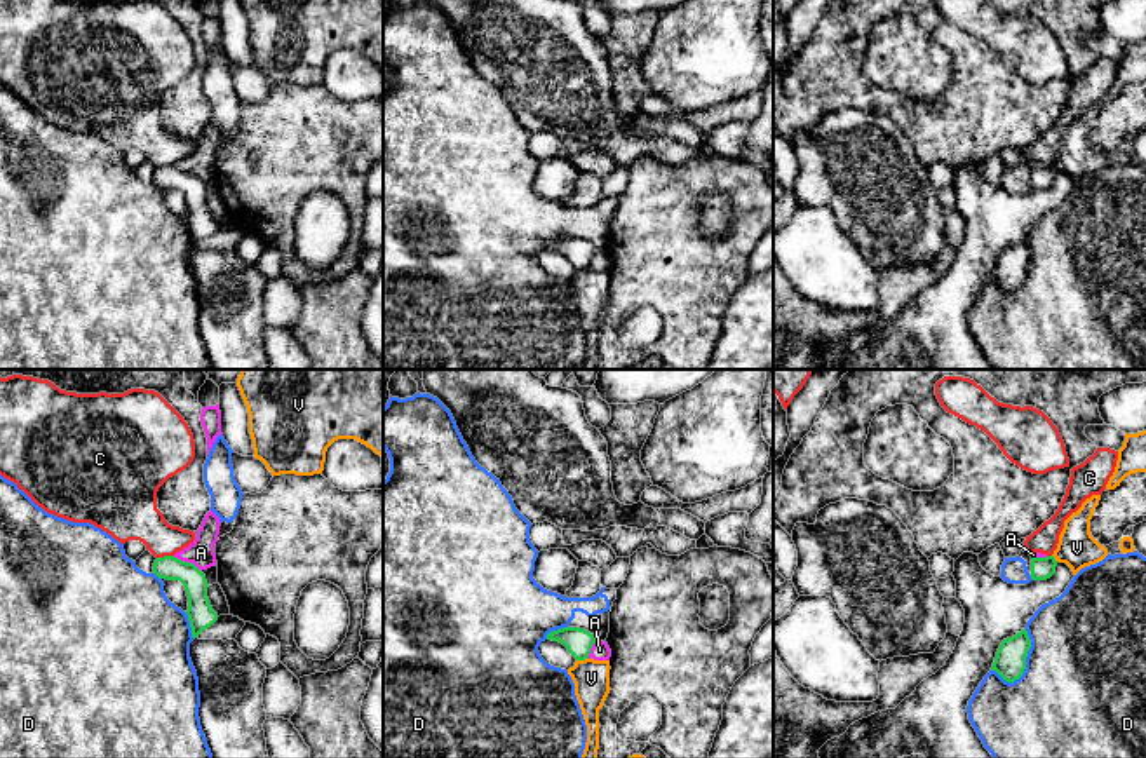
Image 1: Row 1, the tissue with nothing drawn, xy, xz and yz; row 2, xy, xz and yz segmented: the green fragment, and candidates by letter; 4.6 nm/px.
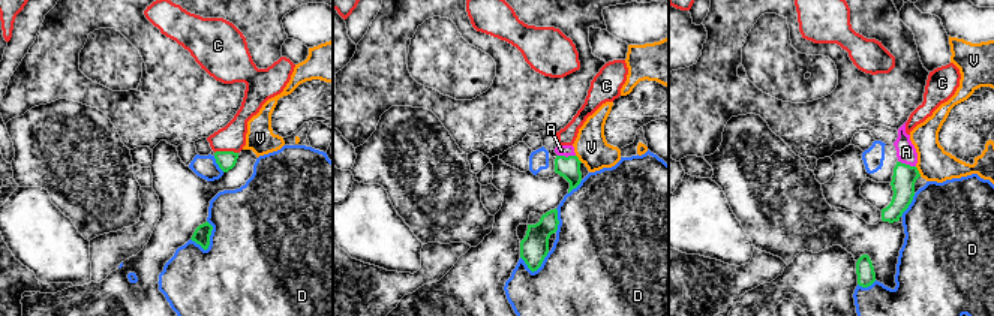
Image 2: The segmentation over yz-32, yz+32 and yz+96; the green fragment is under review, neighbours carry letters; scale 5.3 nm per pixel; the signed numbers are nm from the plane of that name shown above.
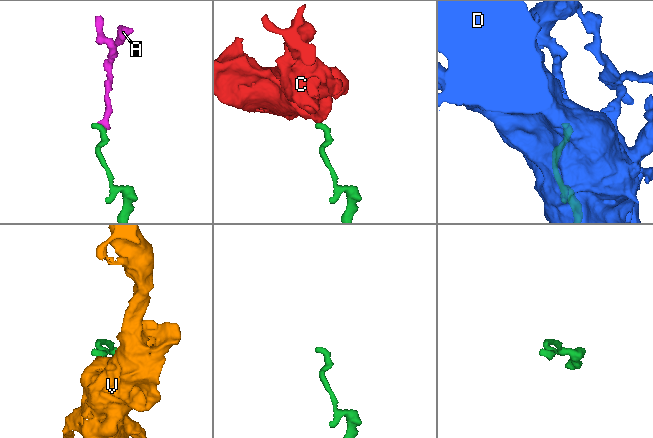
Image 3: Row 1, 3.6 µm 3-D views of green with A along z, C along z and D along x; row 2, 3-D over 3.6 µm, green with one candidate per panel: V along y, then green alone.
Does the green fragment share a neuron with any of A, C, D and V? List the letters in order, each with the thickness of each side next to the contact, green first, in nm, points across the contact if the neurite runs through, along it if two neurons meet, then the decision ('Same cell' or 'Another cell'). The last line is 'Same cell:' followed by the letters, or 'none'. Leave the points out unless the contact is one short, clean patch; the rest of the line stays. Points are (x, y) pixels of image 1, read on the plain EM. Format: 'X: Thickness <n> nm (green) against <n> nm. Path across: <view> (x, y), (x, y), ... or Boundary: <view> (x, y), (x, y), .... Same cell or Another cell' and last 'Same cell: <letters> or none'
A: Thickness 120 nm (green) against 120 nm. Boundary: xy (173, 166), (190, 171), (199, 180). Another cell
C: Thickness 110 nm (green) against 240 nm. Another cell
D: Thickness 140 nm (green) against 480 nm. Another cell
V: Thickness 130 nm (green) against 170 nm. Another cell
Same cell: none

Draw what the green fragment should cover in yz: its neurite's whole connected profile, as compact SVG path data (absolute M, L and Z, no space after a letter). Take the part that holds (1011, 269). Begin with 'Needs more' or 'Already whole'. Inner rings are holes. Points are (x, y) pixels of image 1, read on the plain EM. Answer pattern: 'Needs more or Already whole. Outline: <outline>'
Already whole. Outline: M1022 239L1015 246L1001 251L991 279L996 281L1005 291L1014 293L1026 279L1029 258L1031 249L1028 240Z

